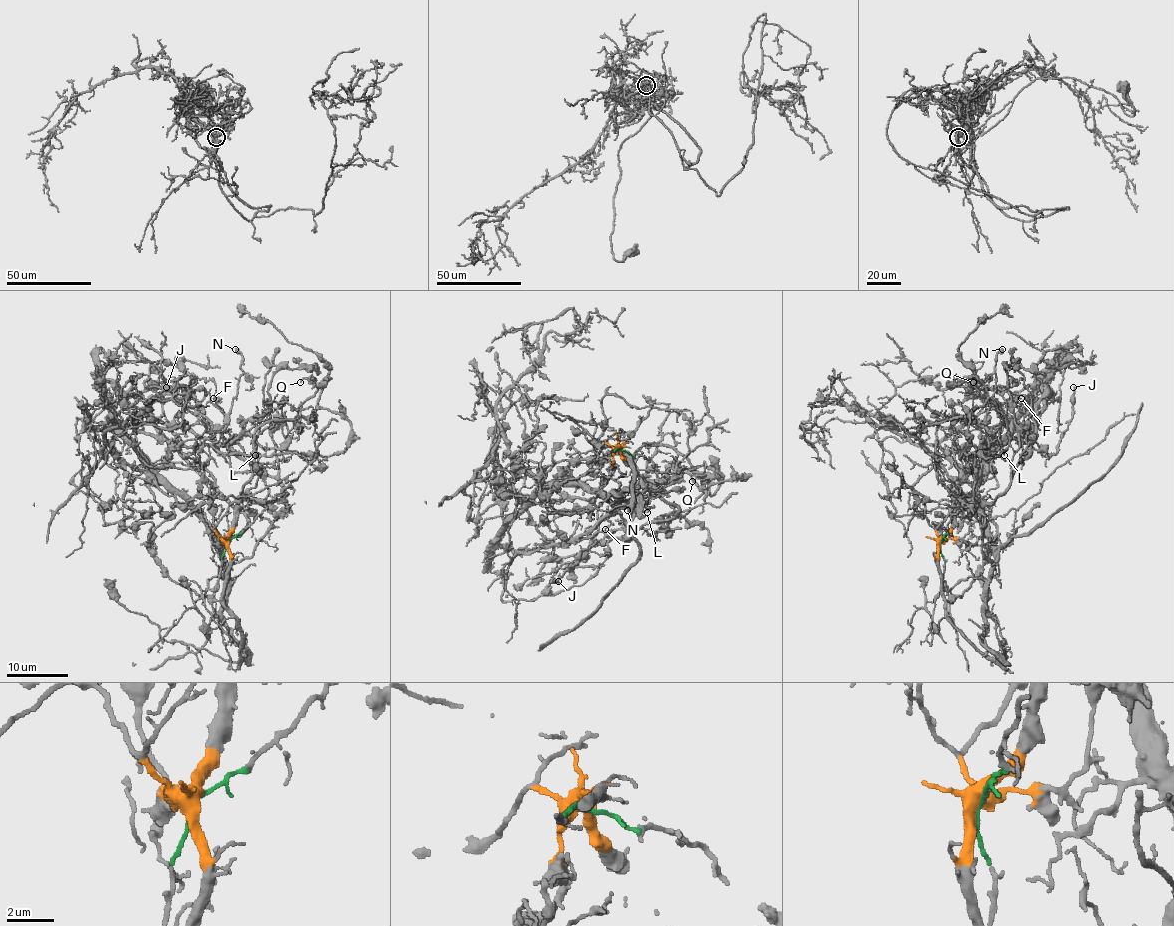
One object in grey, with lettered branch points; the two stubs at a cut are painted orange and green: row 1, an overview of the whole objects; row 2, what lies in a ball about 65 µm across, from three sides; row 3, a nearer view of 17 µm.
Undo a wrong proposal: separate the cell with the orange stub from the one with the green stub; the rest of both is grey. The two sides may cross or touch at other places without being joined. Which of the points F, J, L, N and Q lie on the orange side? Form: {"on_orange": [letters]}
{"on_orange": ["F", "L"]}

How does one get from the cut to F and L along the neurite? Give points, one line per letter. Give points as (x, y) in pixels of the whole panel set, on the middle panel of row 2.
F: (619, 449), (630, 463), (644, 444), (669, 446), (676, 461), (649, 495), (635, 497), (613, 514), (605, 529)
L: (619, 449), (630, 463), (644, 444), (669, 446), (676, 453), (676, 461), (645, 498), (647, 512)

